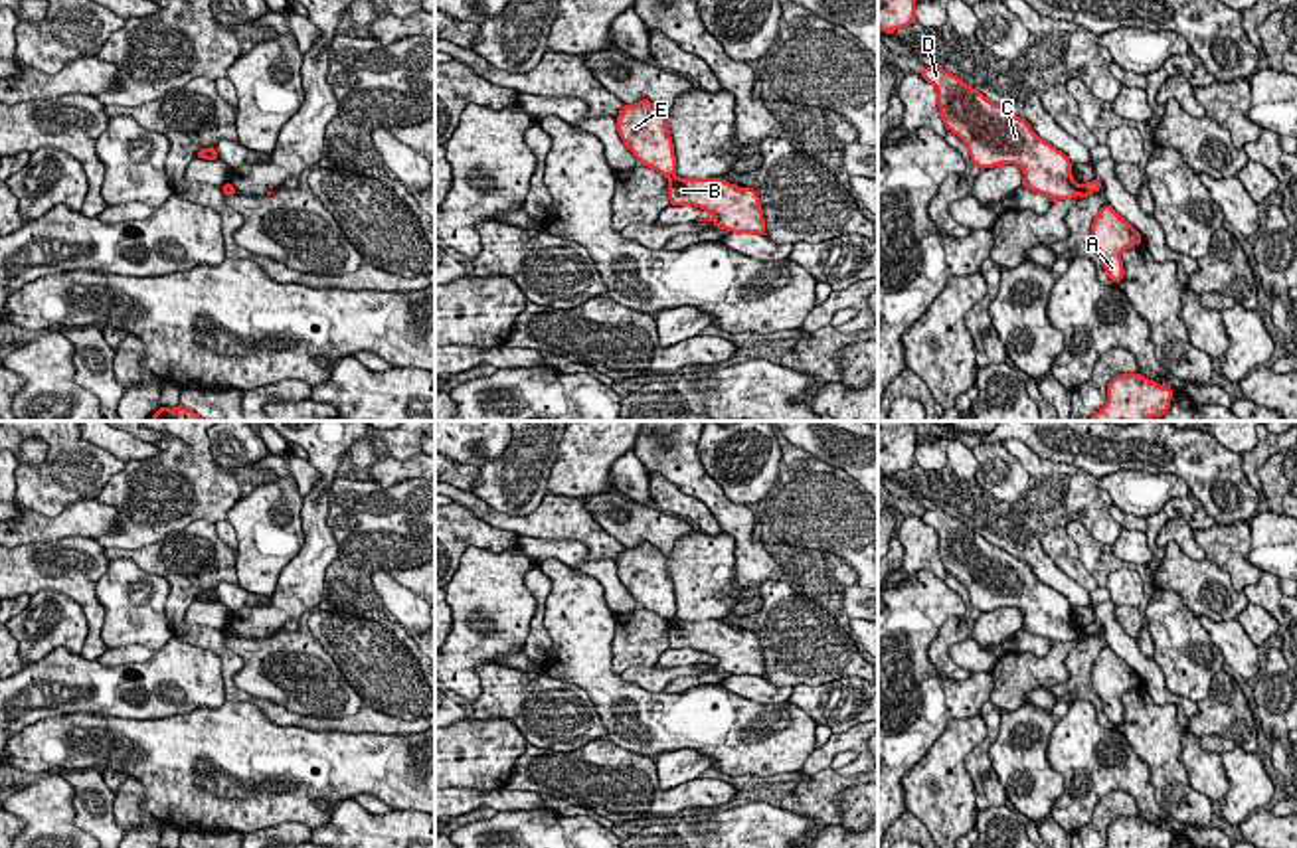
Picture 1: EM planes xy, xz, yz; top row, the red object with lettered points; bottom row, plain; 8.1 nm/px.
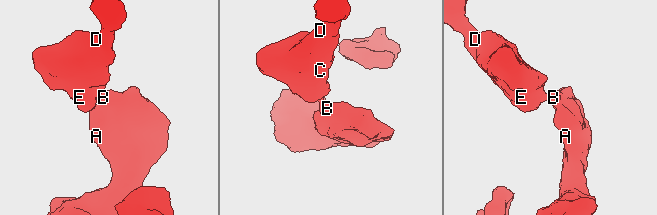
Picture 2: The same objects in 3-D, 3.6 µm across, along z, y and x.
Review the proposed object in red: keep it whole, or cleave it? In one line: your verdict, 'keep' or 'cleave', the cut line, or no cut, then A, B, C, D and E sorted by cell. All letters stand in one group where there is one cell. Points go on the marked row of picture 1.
cleave | yz (1074, 184), (1078, 194) | A B / C D E

